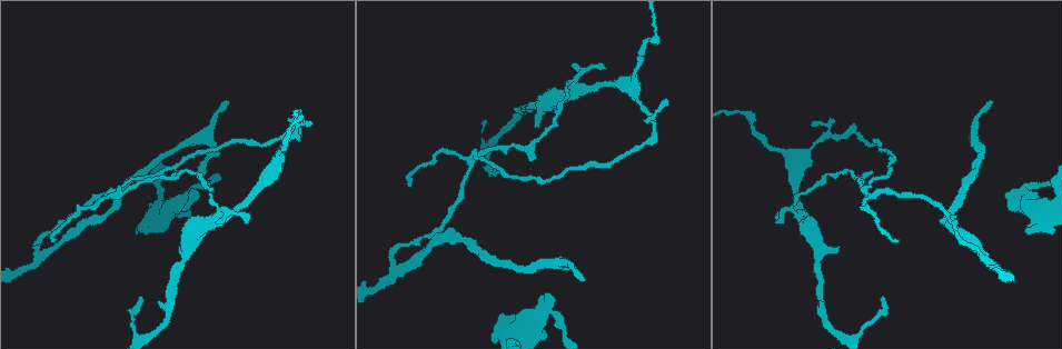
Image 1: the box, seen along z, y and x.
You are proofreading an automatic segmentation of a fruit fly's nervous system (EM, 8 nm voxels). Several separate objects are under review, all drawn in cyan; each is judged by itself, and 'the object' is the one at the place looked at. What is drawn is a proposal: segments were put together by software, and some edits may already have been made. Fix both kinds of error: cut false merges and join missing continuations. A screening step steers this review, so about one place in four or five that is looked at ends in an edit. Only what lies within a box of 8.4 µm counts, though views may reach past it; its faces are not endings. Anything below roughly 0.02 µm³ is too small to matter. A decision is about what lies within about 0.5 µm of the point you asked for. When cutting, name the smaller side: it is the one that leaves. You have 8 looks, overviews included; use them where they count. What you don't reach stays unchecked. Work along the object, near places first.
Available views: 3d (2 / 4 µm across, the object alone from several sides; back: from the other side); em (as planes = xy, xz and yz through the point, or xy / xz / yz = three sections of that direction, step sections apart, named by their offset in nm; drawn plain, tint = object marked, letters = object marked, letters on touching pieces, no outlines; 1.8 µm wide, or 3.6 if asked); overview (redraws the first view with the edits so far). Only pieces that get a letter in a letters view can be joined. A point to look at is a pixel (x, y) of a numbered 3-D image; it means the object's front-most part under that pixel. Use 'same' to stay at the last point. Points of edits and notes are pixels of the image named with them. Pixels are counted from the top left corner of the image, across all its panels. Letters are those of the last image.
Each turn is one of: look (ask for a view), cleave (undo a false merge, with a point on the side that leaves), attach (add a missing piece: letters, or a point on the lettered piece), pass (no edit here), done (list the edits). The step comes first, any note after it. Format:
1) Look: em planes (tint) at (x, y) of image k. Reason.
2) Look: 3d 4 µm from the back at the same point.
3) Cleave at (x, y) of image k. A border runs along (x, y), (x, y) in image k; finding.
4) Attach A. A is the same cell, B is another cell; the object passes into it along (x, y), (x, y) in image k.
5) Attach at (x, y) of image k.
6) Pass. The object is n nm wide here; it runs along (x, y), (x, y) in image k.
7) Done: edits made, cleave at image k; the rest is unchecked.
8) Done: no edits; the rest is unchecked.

Look: em planes (letters) at (1026, 231) of image 1. Free end.

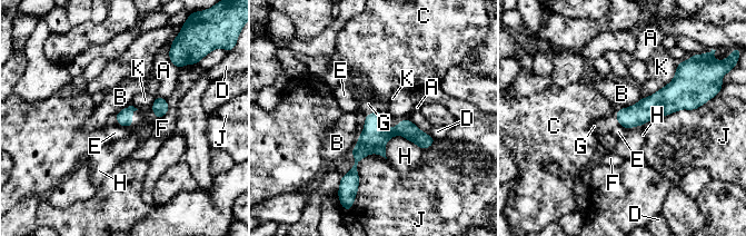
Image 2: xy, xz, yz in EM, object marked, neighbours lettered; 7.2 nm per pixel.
Attach G. The longest contact is with K, 360 nm; G is the same cell, A, B, C, D, E, F, H, J and K are other cells; the object passes into it along (374, 137), (372, 112), (368, 104) in image 2; the neuron continues.

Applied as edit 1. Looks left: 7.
Look: 3d 4 µm from the back at (494, 171) of image 1. Branch stops here.

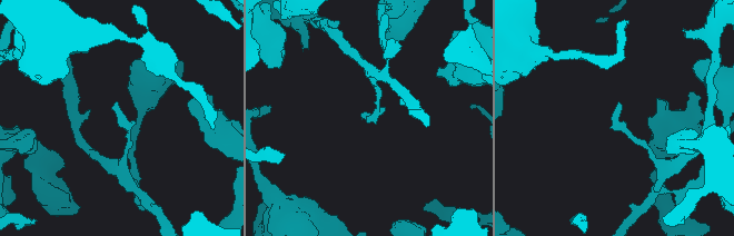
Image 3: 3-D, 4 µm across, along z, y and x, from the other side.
Look: em planes (letters) at (365, 113) of image 3. Now the EM.

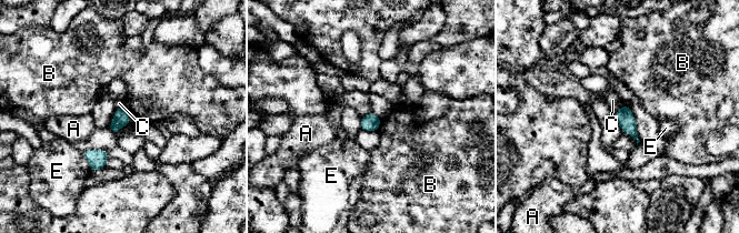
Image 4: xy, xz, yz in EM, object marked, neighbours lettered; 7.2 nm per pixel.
Pass. The object is 120 nm wide here; A, B, C and E are other cells; no lettered piece goes on from it.

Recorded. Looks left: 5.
Done: edits made, attach at image 2; the rest is unchecked.

